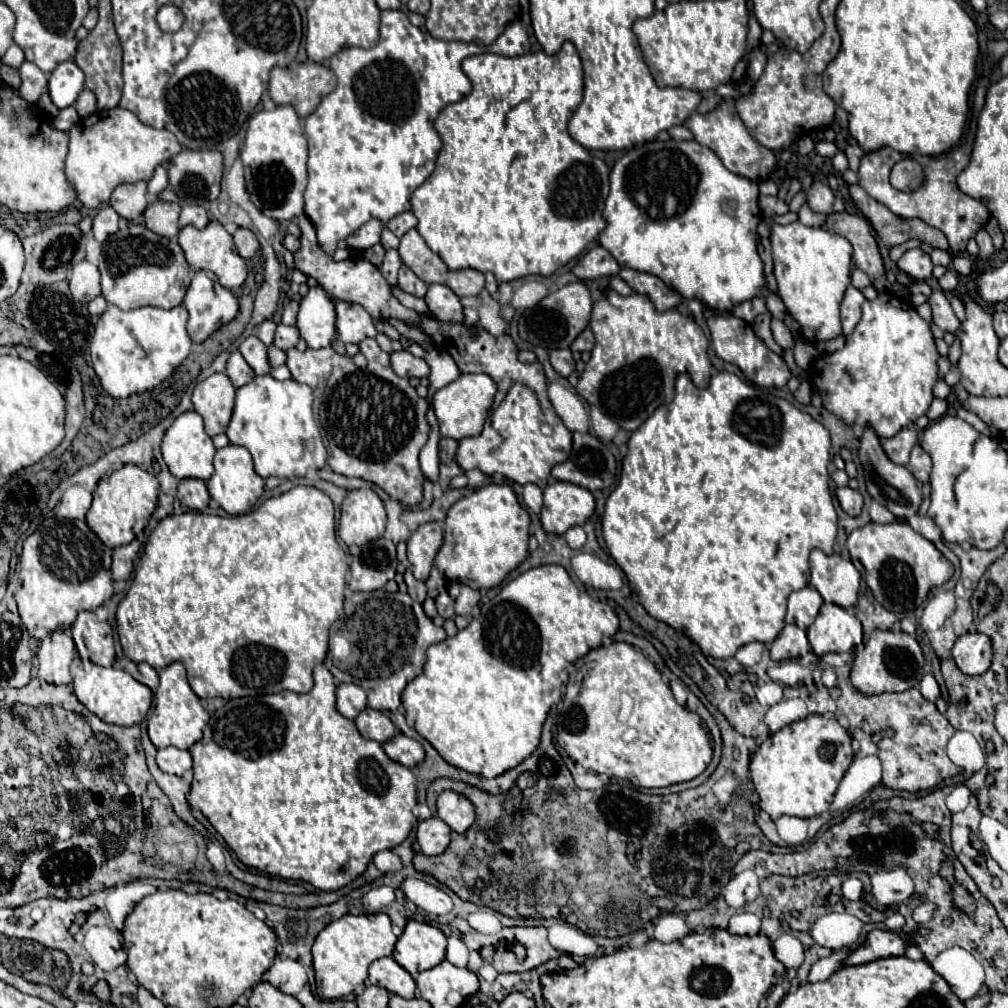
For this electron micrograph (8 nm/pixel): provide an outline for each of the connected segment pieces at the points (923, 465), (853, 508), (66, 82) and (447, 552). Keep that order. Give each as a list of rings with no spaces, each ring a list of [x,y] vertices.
[[[917,444],[911,450],[911,460],[907,464],[909,472],[919,480],[919,482],[929,482],[929,472],[931,472],[931,456]]]
[[[843,486],[843,488],[837,488],[835,494],[837,494],[837,500],[839,500],[841,508],[849,516],[859,516],[861,514],[861,510],[863,510],[863,496],[857,490],[853,490],[849,486]]]
[[[61,62],[49,78],[49,96],[53,104],[61,110],[67,106],[73,106],[79,92],[83,90],[85,76],[75,66],[75,62]]]
[[[489,484],[473,490],[469,496],[463,496],[449,508],[445,518],[445,538],[443,546],[437,552],[435,566],[451,582],[469,584],[471,588],[477,590],[481,588],[489,590],[499,586],[505,580],[505,576],[525,560],[527,540],[529,540],[529,514],[519,504],[513,488],[507,484]]]

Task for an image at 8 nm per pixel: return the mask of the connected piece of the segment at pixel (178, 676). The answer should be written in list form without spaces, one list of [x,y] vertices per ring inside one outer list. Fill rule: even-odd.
[[[173,662],[167,668],[159,670],[161,684],[155,692],[155,706],[147,714],[147,730],[149,738],[157,748],[175,746],[181,750],[187,750],[203,736],[203,728],[209,722],[209,712],[201,706],[197,694],[191,690],[187,682],[187,674],[181,662]]]

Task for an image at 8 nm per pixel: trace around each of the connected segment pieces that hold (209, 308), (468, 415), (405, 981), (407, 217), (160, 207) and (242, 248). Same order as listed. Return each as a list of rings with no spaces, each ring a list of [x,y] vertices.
[[[207,270],[195,272],[185,296],[185,308],[189,310],[187,332],[193,342],[203,342],[219,326],[233,320],[239,310],[237,298],[213,278]]]
[[[461,374],[455,382],[439,388],[433,396],[433,410],[439,420],[441,436],[449,436],[453,440],[461,440],[467,436],[477,436],[483,428],[483,422],[489,414],[493,398],[497,394],[497,386],[487,374]]]
[[[379,958],[369,966],[369,982],[401,998],[415,996],[415,980],[393,958]]]
[[[403,212],[403,214],[397,214],[393,220],[389,220],[387,228],[397,236],[401,238],[407,230],[415,228],[417,226],[417,218],[413,216],[413,212]]]
[[[155,200],[145,210],[145,224],[151,232],[157,232],[165,238],[173,238],[179,234],[179,214],[181,204]]]
[[[237,228],[237,232],[233,234],[233,242],[235,242],[235,248],[237,248],[237,254],[245,260],[253,258],[255,252],[259,250],[259,242],[255,238],[255,234],[247,228]]]

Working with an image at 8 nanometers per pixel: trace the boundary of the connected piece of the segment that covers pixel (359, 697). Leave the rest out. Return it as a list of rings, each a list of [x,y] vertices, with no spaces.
[[[339,684],[337,686],[337,710],[345,718],[355,718],[361,708],[367,706],[367,696],[361,686],[355,684]]]

